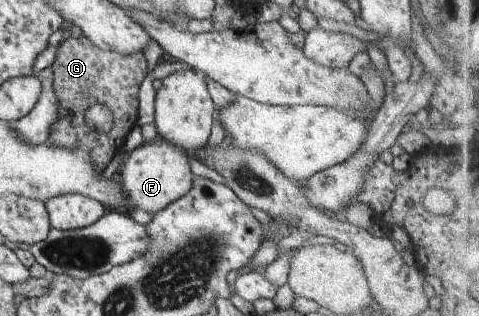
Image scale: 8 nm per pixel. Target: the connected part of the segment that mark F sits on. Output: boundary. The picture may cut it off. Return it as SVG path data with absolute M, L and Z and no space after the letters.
M164 139L140 144L125 155L122 169L123 192L129 198L130 209L138 208L148 213L158 213L167 205L186 195L193 186L194 174L190 170L190 154Z

